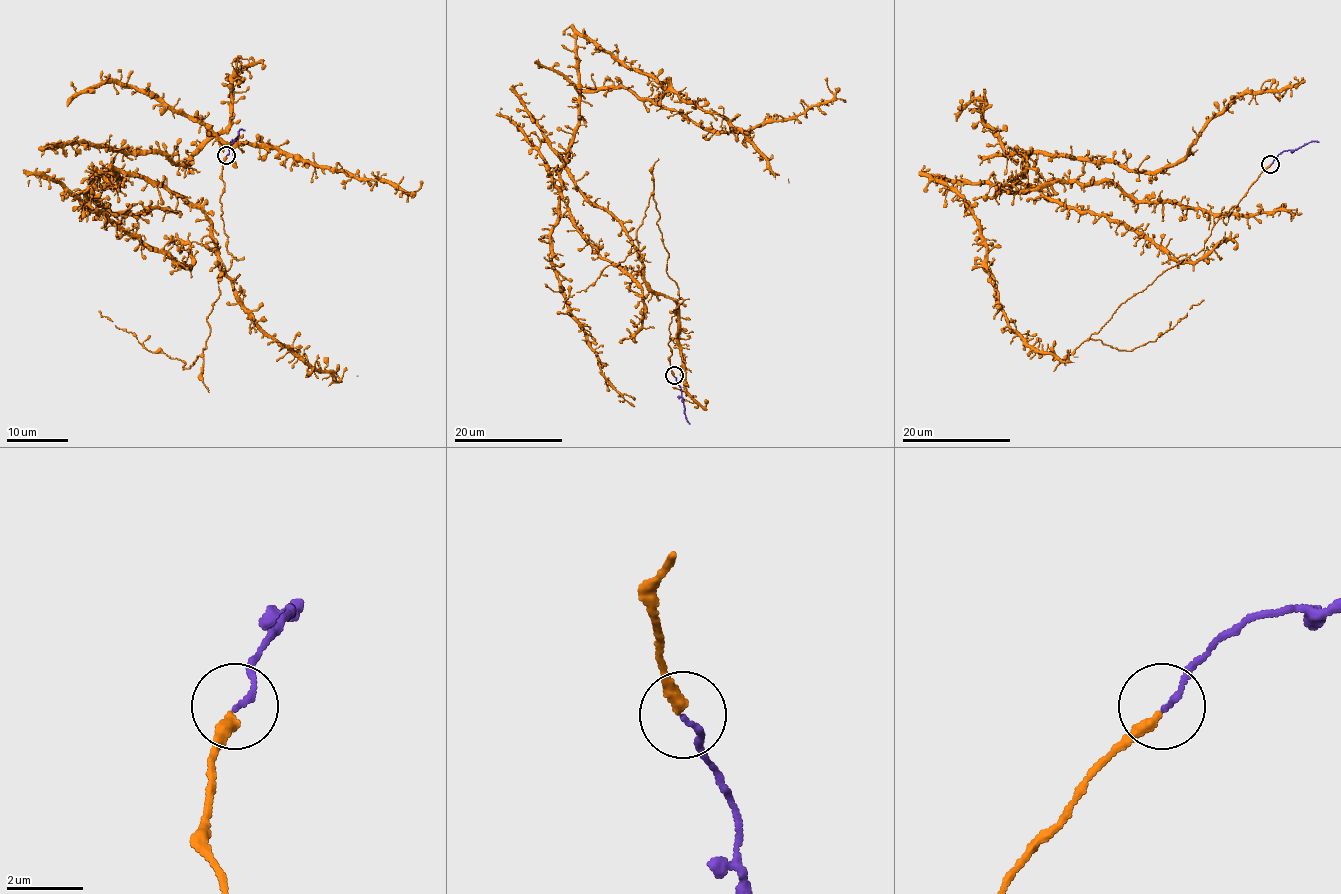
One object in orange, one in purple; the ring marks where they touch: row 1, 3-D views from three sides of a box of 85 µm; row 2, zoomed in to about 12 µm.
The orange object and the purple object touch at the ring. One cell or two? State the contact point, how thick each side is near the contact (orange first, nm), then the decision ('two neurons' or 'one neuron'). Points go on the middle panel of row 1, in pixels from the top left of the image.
place (674, 375); calibres 280 and 140 nm; one neuron

